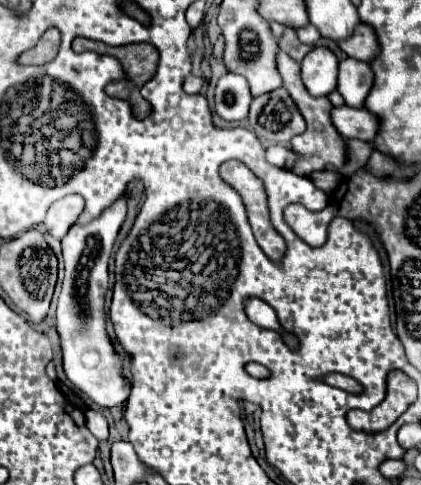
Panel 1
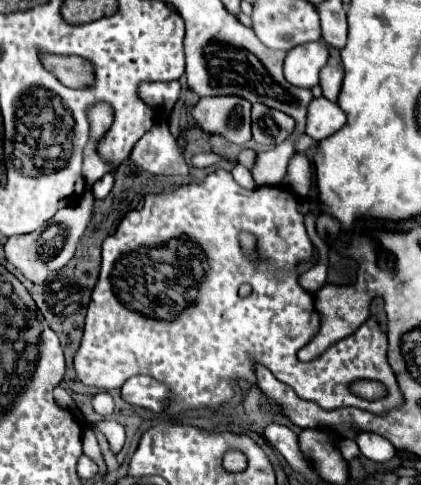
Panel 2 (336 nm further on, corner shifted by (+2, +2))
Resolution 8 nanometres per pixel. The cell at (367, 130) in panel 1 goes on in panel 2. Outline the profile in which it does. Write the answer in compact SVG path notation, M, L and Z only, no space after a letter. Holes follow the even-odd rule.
M313 98L307 110L307 124L305 134L309 134L313 140L321 142L329 136L333 136L339 128L343 128L347 116L345 112L327 98Z

